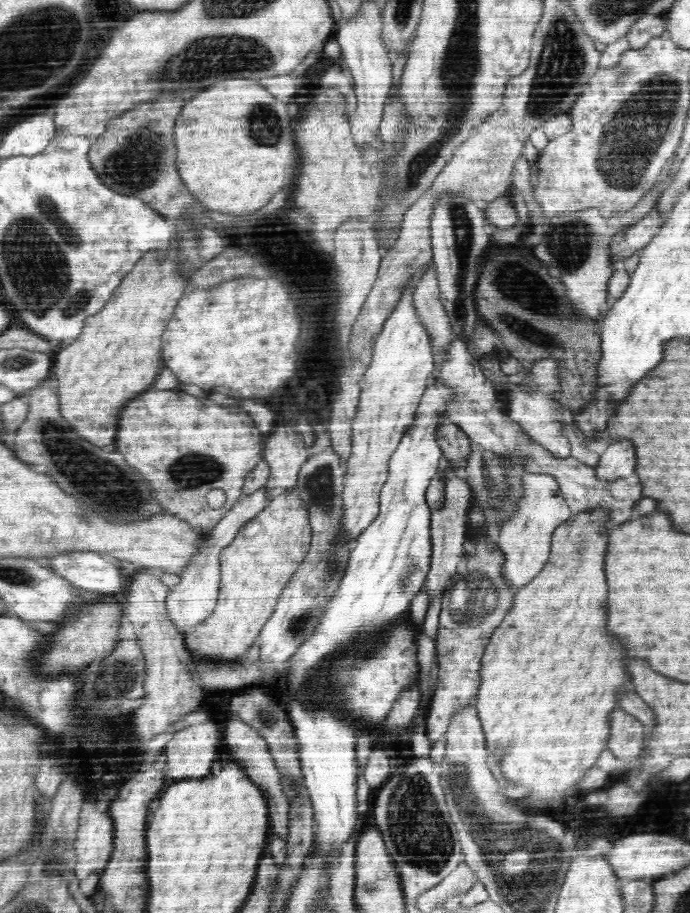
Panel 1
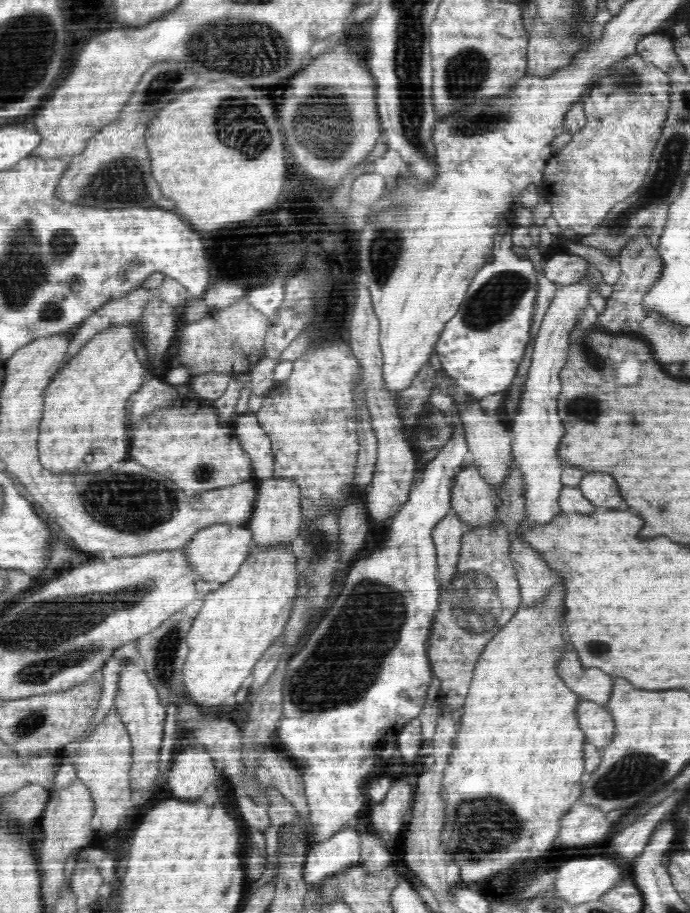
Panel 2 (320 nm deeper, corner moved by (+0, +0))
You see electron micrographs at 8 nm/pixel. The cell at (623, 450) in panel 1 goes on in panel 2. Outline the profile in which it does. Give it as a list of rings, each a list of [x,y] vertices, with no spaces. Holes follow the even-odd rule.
[[[588,472],[580,481],[582,494],[600,509],[622,509],[624,502],[620,498],[619,486],[607,472]]]

